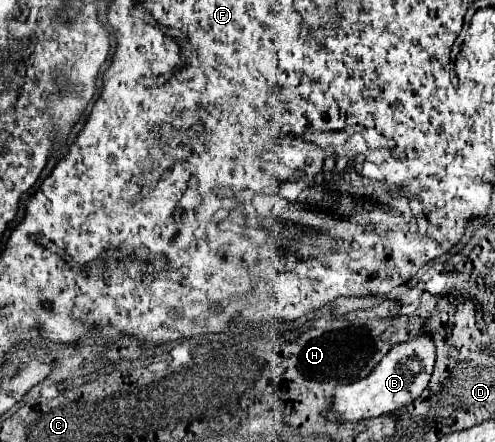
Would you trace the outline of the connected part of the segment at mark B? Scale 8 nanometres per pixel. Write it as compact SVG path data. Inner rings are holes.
M418 334L404 344L396 344L366 378L356 380L352 384L342 384L334 390L328 420L334 418L342 424L346 422L356 424L362 420L372 420L390 414L402 406L408 406L428 386L434 360L436 360L436 346L426 334Z

